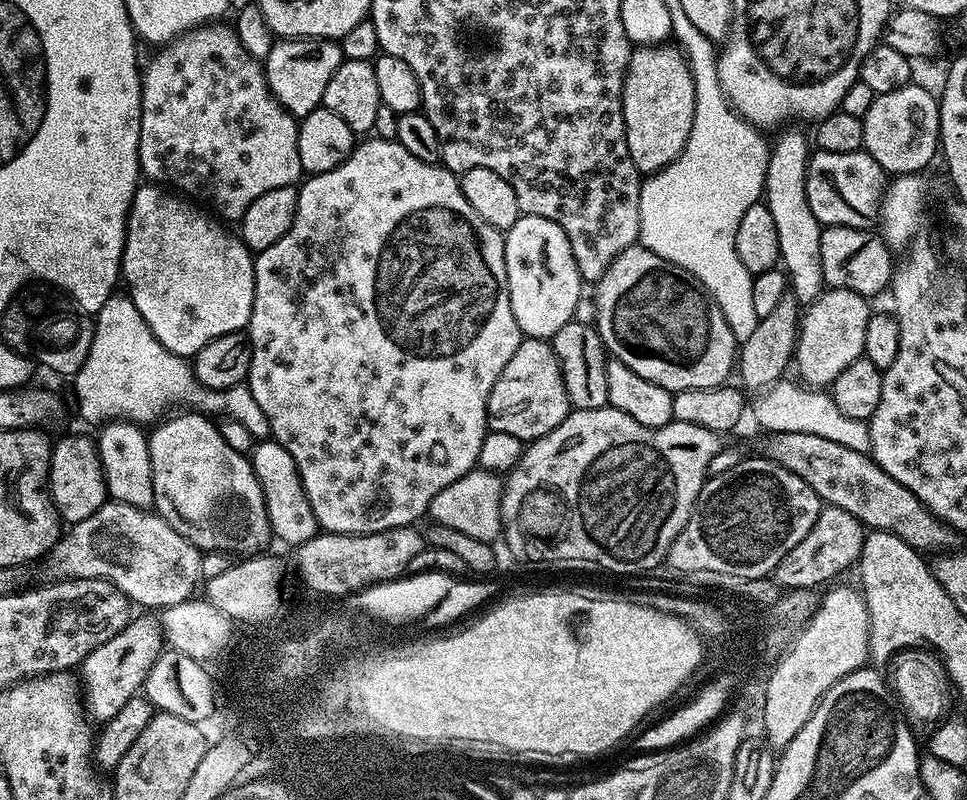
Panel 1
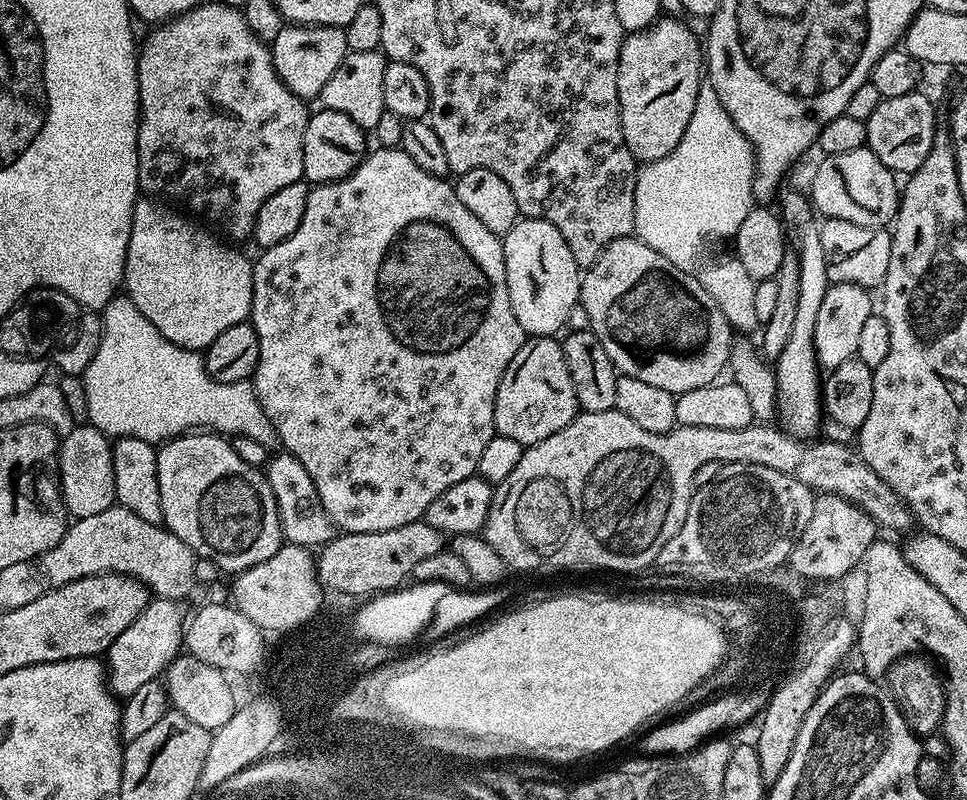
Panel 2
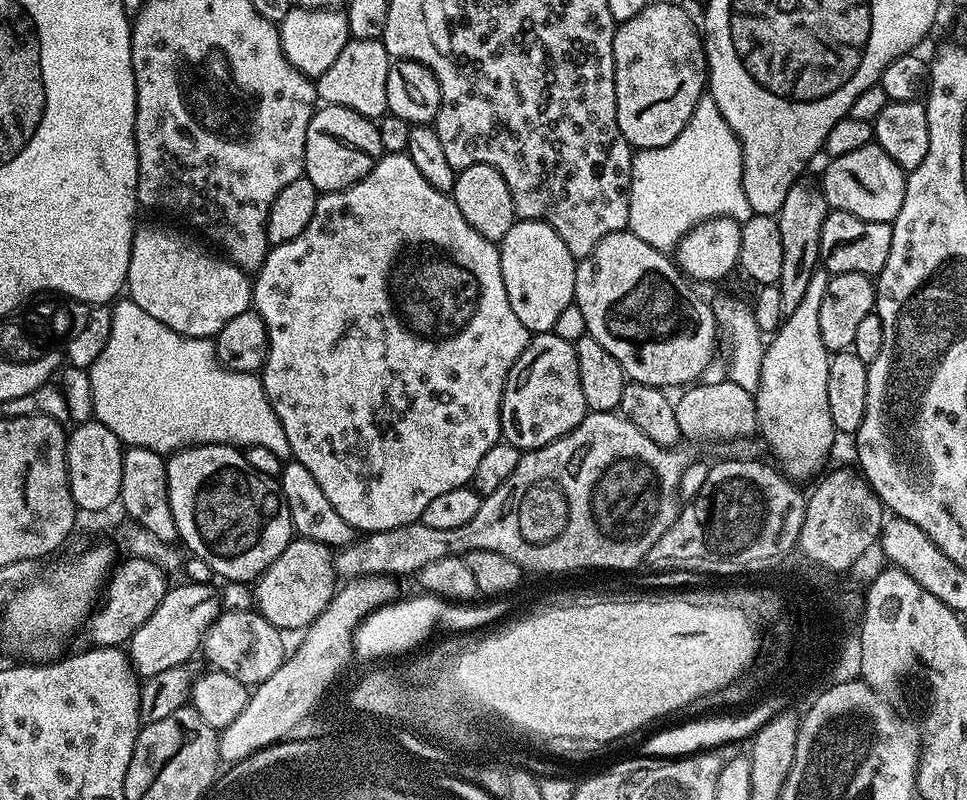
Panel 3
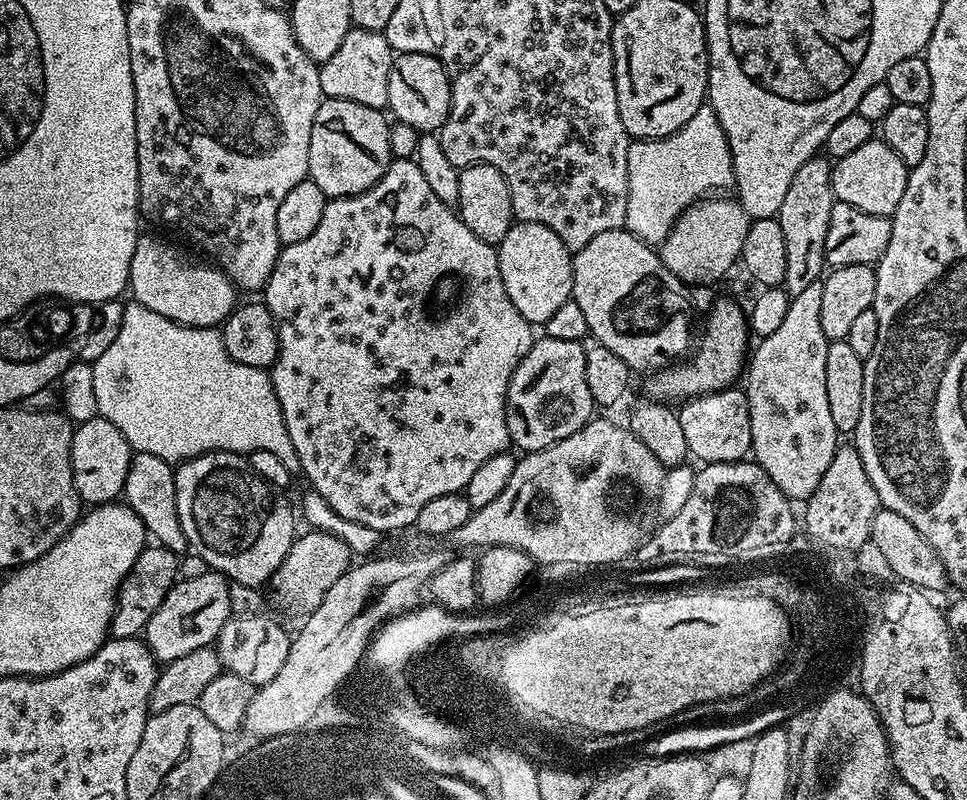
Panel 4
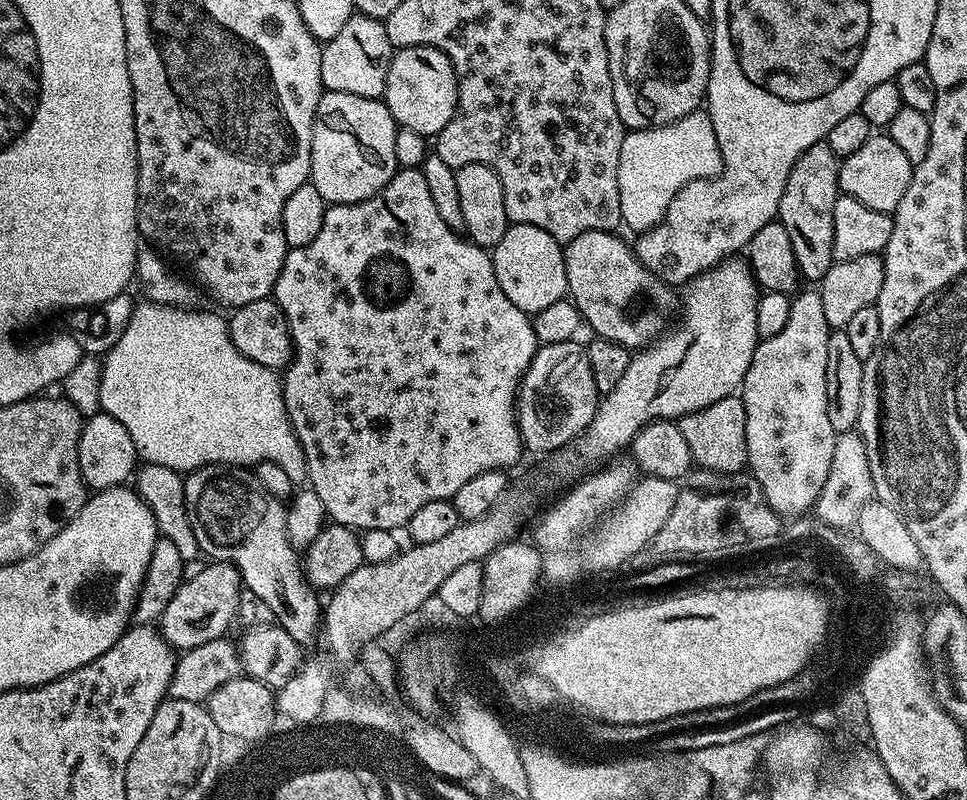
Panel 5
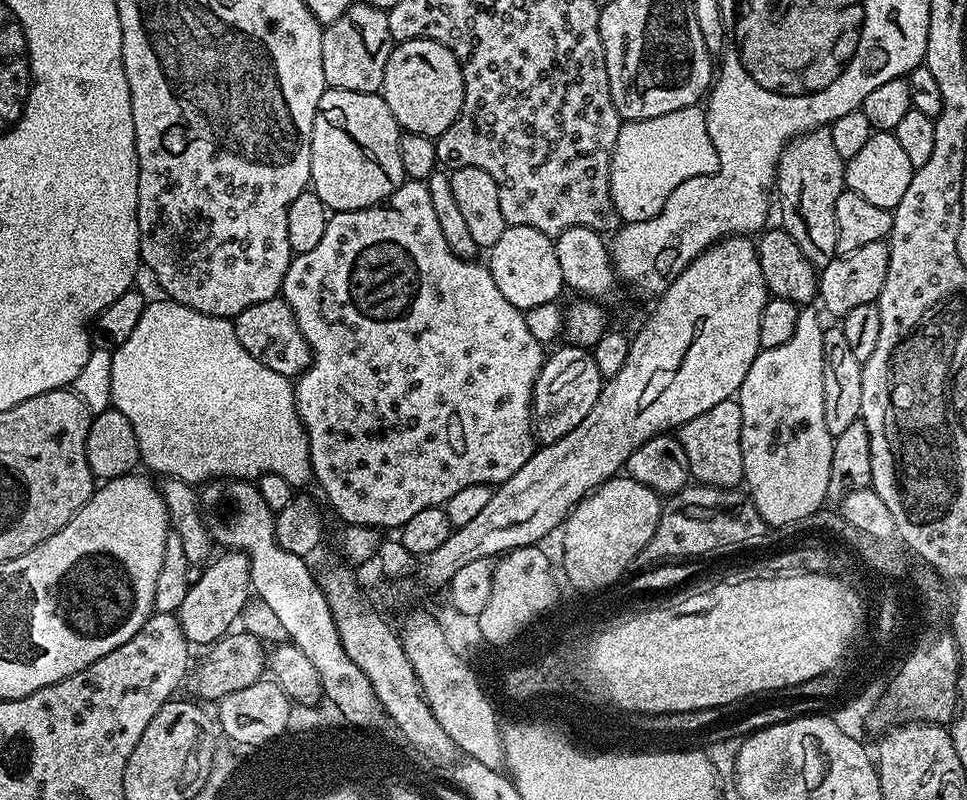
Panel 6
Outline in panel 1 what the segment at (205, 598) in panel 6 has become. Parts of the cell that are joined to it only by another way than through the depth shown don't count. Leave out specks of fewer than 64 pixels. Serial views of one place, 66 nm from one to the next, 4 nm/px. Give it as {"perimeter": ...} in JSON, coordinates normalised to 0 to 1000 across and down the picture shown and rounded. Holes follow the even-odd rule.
{"perimeter":[[[157,768],[145,769],[149,770],[138,769],[132,781],[122,788],[114,803],[105,803],[101,813],[87,824],[85,863],[90,886],[100,901],[118,898],[118,893],[122,893],[122,888],[126,888],[126,883],[130,883],[130,878],[134,878],[134,873],[139,873],[148,861],[159,828],[171,814],[172,799],[166,776],[162,771],[160,775]]]}

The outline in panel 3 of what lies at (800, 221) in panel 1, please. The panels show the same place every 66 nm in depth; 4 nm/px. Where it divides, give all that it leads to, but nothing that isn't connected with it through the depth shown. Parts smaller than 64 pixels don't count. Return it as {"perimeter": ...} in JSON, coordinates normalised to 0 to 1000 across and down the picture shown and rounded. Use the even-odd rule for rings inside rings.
{"perimeter":[[[844,339],[834,356],[834,369],[829,378],[825,378],[825,388],[814,391],[808,400],[807,409],[793,426],[788,448],[788,470],[780,491],[785,549],[792,560],[794,554],[795,563],[802,569],[801,579],[807,589],[820,603],[838,599],[851,583],[852,574],[860,565],[860,554],[867,549],[865,534],[858,523],[858,501],[854,494],[858,441],[850,428],[850,413],[846,409],[846,388],[850,388],[850,373],[856,370],[856,346],[857,341]]]}

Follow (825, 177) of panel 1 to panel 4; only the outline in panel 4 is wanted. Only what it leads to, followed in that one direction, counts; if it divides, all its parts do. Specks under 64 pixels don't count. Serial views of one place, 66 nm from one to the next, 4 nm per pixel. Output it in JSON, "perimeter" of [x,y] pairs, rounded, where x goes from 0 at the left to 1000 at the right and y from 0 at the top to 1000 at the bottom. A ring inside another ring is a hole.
{"perimeter":[[[903,173],[888,188],[868,196],[860,205],[860,244],[865,250],[875,253],[875,258],[887,258],[896,268],[908,268],[921,271],[929,253],[933,253],[933,241],[937,238],[940,209],[920,188],[912,173]]]}

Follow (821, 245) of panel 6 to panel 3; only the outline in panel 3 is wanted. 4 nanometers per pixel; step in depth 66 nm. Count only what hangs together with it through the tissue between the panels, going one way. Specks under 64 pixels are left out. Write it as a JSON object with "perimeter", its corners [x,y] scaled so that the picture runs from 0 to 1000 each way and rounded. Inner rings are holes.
{"perimeter":[[[828,223],[821,233],[817,233],[817,243],[813,243],[813,253],[809,253],[809,263],[805,268],[807,276],[807,291],[809,293],[809,343],[807,344],[806,363],[809,368],[809,388],[812,393],[825,388],[825,378],[829,378],[834,369],[834,356],[838,348],[846,339],[848,330],[848,294],[850,293],[850,278],[857,268],[857,258],[851,239],[844,235],[836,226]]]}

